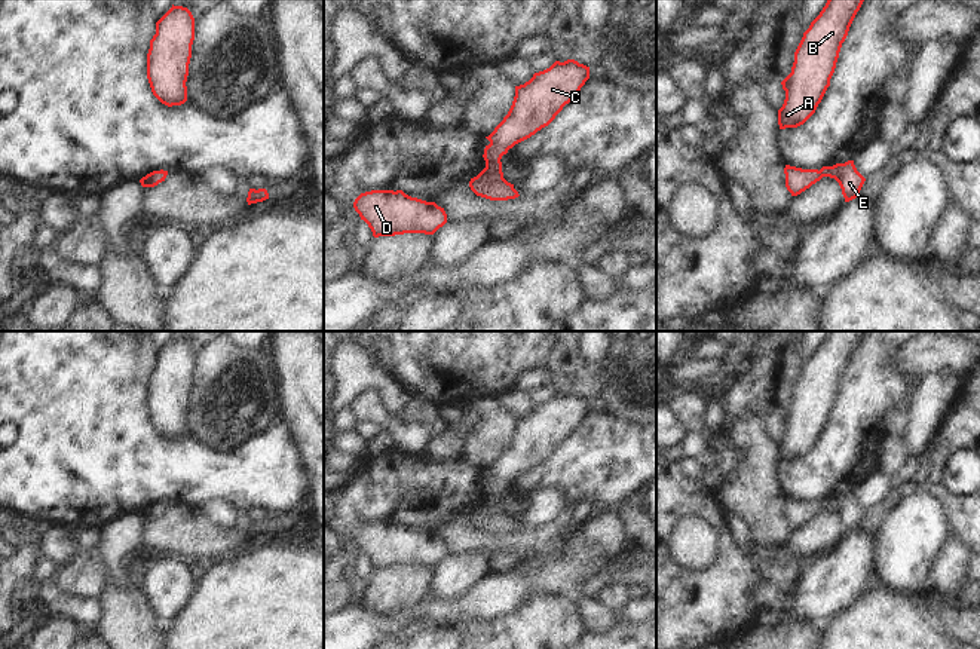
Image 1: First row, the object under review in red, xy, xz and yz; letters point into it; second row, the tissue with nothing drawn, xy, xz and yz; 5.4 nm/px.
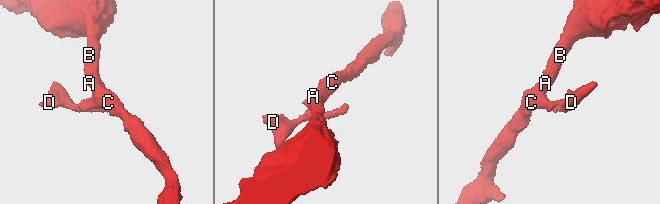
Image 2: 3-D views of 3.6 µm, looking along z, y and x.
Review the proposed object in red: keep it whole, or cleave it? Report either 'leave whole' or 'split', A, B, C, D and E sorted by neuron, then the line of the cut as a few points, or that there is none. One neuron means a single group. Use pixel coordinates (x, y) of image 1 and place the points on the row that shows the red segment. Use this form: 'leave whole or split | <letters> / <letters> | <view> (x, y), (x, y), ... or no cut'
leave whole | A B C D E | no cut

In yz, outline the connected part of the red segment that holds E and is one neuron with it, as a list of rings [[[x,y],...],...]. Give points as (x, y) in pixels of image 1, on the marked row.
[[[854,160],[836,163],[833,166],[823,166],[820,171],[785,165],[784,174],[785,187],[791,196],[800,195],[823,177],[834,178],[842,189],[845,202],[855,199],[866,181],[866,178],[857,171]]]

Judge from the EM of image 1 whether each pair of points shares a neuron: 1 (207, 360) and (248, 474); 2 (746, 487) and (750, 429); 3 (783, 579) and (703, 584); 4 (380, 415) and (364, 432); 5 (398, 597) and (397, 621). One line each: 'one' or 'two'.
1: two
2: one
3: one
4: two
5: two

